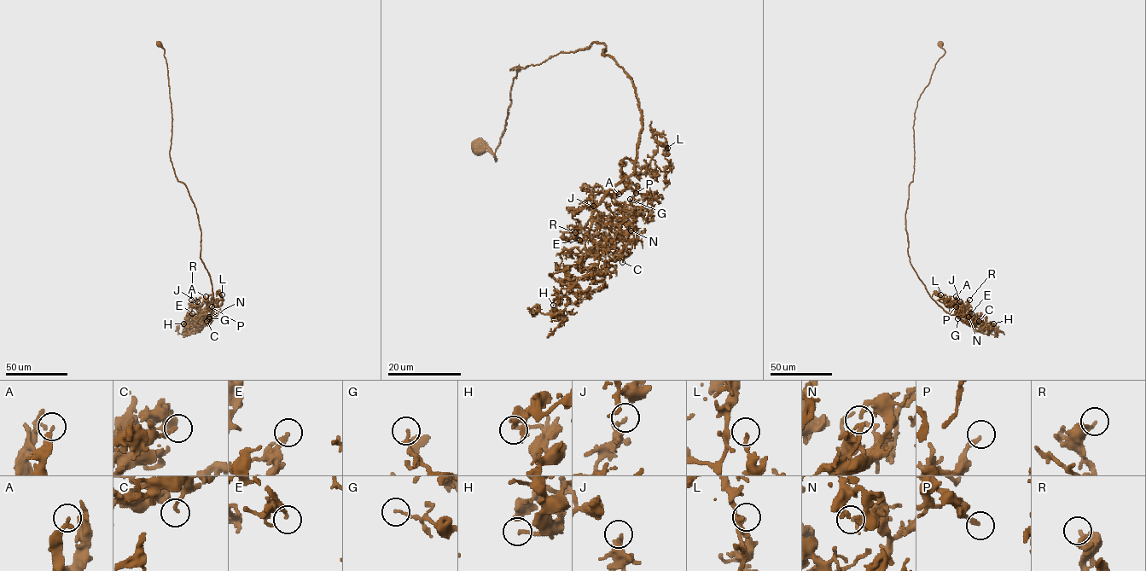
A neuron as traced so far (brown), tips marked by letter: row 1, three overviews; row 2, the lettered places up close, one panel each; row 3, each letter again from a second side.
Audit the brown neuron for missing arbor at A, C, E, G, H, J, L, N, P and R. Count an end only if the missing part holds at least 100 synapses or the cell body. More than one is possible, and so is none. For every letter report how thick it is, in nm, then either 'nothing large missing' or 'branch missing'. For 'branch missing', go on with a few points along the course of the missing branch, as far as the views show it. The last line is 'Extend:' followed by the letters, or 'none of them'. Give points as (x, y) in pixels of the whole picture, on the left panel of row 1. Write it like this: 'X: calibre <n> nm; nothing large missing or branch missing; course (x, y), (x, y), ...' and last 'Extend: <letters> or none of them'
A: calibre 160 nm; nothing large missing
C: calibre 180 nm; nothing large missing
E: calibre 260 nm; nothing large missing
G: calibre 180 nm; nothing large missing
H: calibre 130 nm; nothing large missing
J: calibre 180 nm; nothing large missing
L: calibre 140 nm; nothing large missing
N: calibre 160 nm; nothing large missing
P: calibre 220 nm; branch missing
R: calibre 300 nm; nothing large missing
Extend: P

